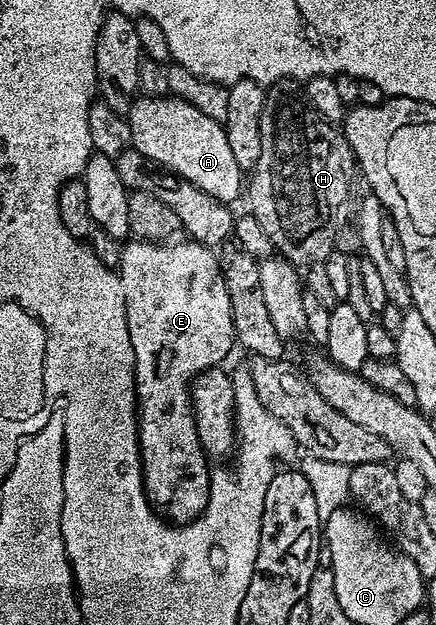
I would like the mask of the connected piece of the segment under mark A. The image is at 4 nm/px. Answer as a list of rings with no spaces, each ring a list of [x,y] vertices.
[[[163,94],[163,96],[139,95],[130,105],[128,113],[130,125],[130,143],[133,151],[139,152],[151,165],[167,172],[173,172],[181,180],[192,182],[204,194],[212,194],[221,204],[233,205],[233,200],[244,192],[244,170],[236,166],[236,158],[232,158],[232,150],[228,147],[228,134],[225,127],[217,124],[208,114],[196,110],[192,102],[184,102],[178,96]]]

